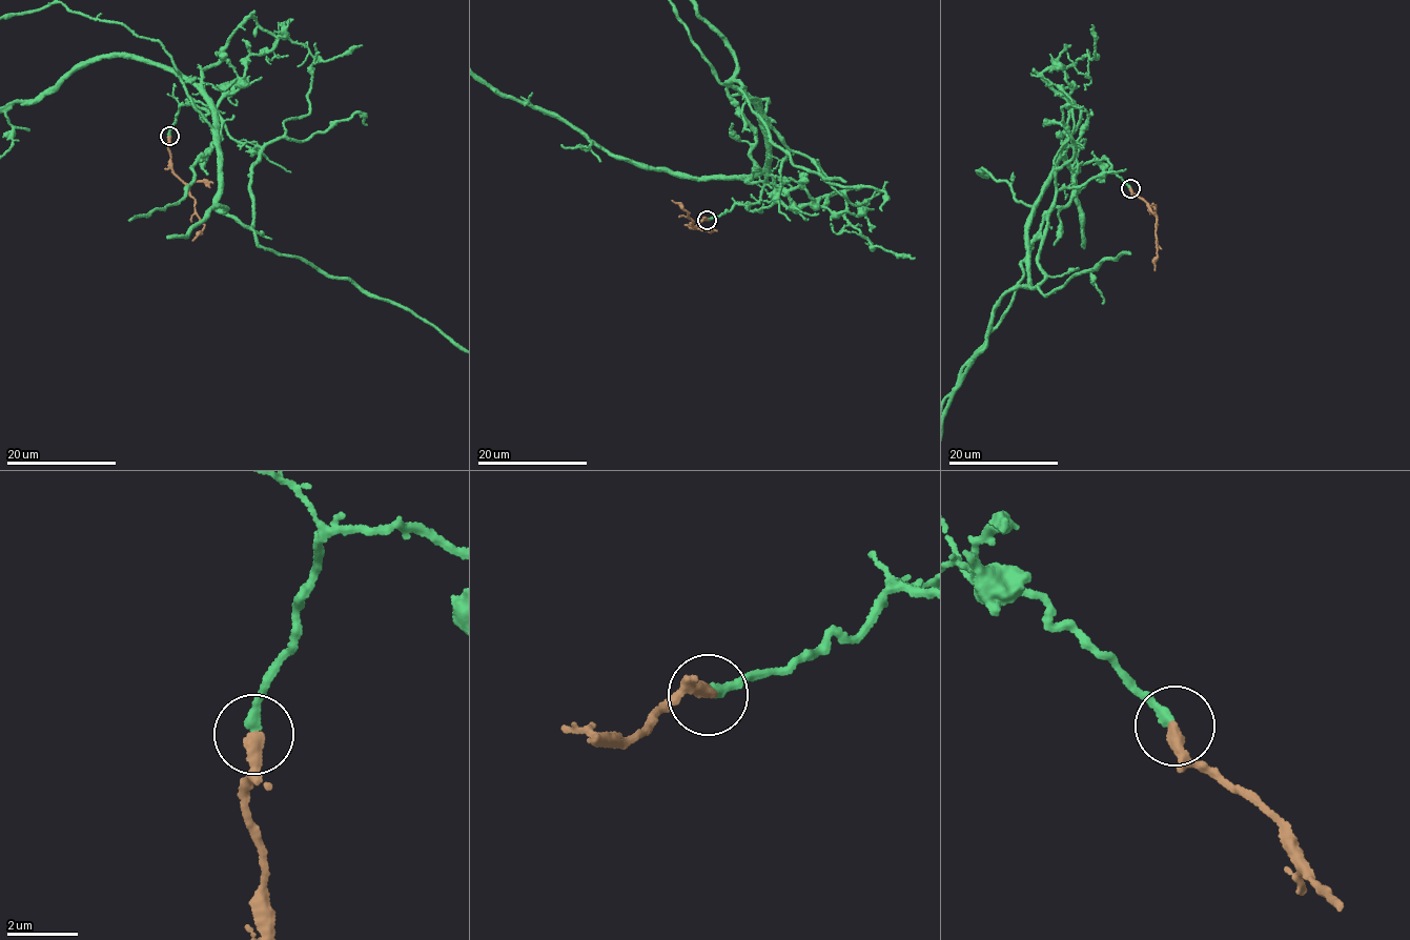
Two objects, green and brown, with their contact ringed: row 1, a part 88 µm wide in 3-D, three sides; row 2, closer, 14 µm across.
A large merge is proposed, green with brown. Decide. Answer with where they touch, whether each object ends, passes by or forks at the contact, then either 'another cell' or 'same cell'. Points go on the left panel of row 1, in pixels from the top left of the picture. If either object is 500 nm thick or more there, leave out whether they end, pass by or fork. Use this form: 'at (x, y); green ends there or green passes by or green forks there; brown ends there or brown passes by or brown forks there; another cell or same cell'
at (169, 136); green ends there; brown ends there; same cell

